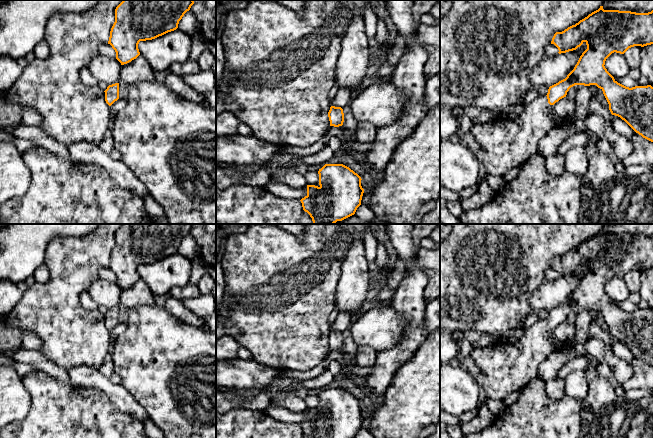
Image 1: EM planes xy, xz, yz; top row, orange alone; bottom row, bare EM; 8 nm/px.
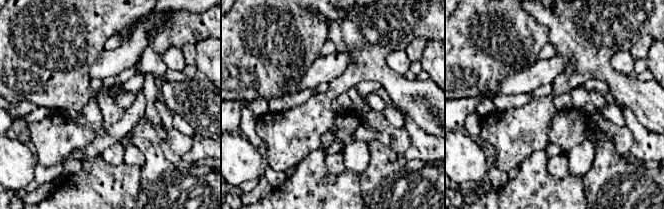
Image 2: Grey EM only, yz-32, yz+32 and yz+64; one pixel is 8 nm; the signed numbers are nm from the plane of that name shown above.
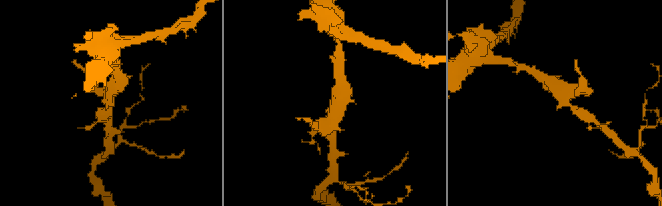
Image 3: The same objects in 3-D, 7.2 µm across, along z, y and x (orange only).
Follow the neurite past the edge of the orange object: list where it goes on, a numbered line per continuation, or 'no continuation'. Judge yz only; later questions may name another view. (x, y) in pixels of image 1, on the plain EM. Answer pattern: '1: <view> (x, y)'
1: yz (505, 366)

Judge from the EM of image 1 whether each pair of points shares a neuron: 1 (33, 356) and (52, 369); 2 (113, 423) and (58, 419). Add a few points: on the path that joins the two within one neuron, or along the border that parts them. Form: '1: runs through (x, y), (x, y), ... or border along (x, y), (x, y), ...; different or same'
1: runs through (38, 359), (47, 366); same
2: runs through (99, 423), (72, 423); same

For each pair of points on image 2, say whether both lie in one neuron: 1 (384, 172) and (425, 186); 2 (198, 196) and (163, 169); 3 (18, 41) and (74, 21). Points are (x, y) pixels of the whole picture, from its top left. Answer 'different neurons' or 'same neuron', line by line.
1: same neuron
2: same neuron
3: same neuron

